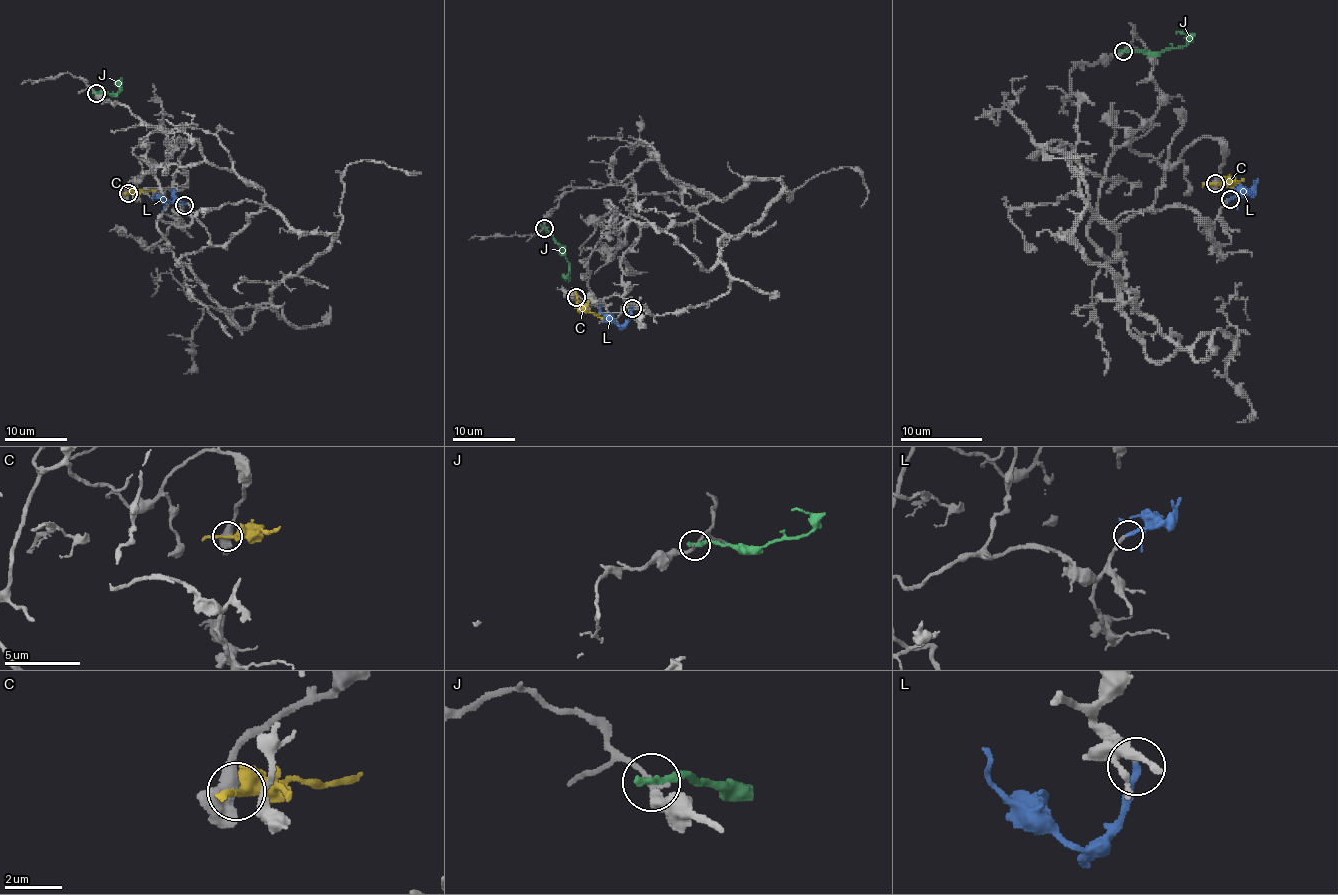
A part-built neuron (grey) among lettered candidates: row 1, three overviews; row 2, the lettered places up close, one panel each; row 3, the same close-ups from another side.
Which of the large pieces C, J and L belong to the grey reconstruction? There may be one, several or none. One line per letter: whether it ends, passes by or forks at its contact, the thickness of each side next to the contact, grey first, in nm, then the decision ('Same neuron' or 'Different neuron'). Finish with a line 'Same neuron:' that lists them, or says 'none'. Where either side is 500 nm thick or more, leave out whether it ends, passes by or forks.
C: Thickness 500 nm (grey) against 260 nm. Different neuron
J: It ends there. Thickness 200 nm (grey) against 280 nm. Different neuron
L: It ends there. Thickness 220 nm (grey) against 240 nm. Same neuron
Same neuron: L

